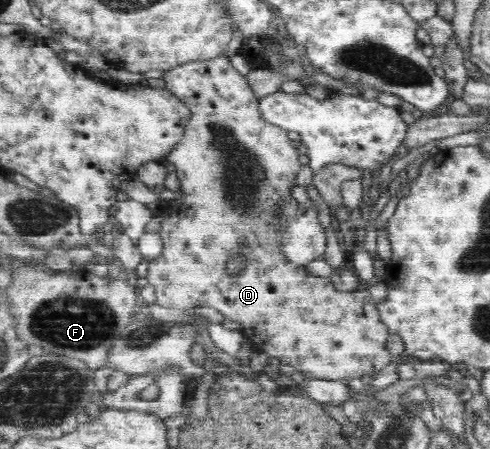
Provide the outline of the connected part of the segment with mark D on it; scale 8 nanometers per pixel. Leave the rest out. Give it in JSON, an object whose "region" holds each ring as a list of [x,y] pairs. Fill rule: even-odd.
{"region":[[[219,57],[210,61],[190,62],[186,65],[168,70],[162,76],[164,80],[165,90],[178,96],[186,106],[190,109],[190,124],[187,126],[181,141],[159,162],[172,164],[176,168],[178,180],[180,180],[180,189],[177,194],[171,196],[173,199],[166,206],[170,212],[170,218],[161,222],[159,227],[159,235],[164,243],[162,256],[156,260],[150,260],[148,273],[145,275],[149,284],[155,288],[157,303],[166,308],[179,308],[180,310],[189,310],[194,308],[215,308],[223,314],[228,320],[240,322],[243,326],[242,334],[250,341],[255,350],[262,350],[269,356],[277,358],[282,364],[290,364],[295,367],[296,376],[303,373],[312,379],[328,379],[344,381],[359,378],[364,383],[368,383],[373,374],[380,369],[388,366],[393,361],[390,351],[385,347],[390,336],[388,327],[381,321],[379,312],[377,311],[377,303],[370,296],[367,286],[363,286],[358,291],[340,293],[338,300],[338,292],[334,288],[330,277],[326,277],[326,282],[330,284],[306,284],[306,278],[325,278],[314,276],[306,271],[306,265],[312,260],[316,260],[323,256],[326,250],[326,236],[324,229],[320,226],[318,214],[314,208],[306,208],[304,204],[296,204],[293,200],[291,190],[296,184],[298,172],[300,172],[300,161],[298,161],[298,149],[292,147],[288,132],[275,125],[270,125],[262,119],[259,109],[259,99],[253,94],[251,87],[244,77],[241,76],[232,66],[228,58]],[[274,268],[288,268],[286,272],[290,272],[290,282],[294,282],[294,286],[298,286],[298,272],[302,272],[302,288],[274,288]]]}

